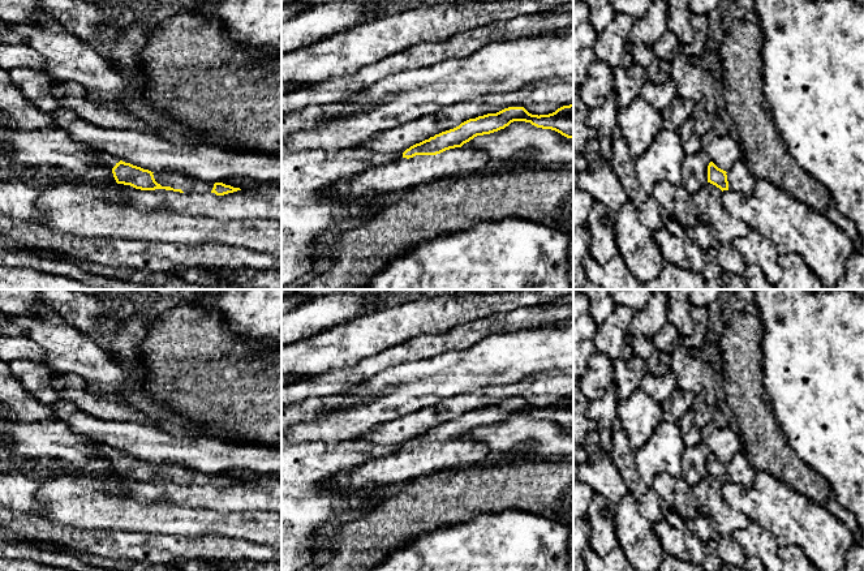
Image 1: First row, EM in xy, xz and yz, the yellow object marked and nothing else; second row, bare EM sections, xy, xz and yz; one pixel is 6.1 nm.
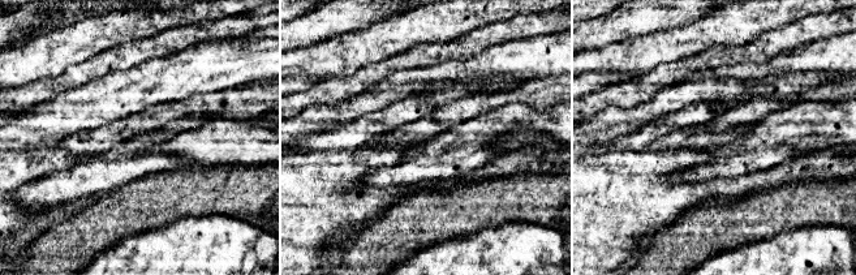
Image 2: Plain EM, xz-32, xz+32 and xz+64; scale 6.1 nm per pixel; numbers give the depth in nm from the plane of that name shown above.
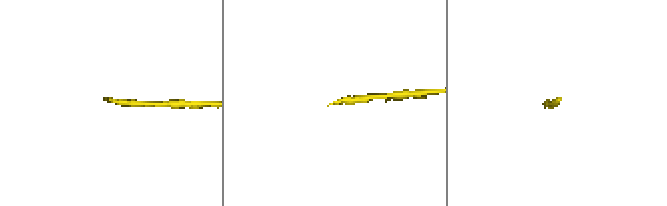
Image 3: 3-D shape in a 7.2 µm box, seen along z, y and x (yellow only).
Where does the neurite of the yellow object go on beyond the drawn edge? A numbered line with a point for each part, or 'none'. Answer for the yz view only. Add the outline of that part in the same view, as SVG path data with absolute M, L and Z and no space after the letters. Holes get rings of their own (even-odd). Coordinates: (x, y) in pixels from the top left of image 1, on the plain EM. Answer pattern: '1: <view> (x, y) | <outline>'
1: yz (739, 469) | M739 451L728 463L727 463L728 482L739 482L745 488L751 488L755 480L756 469L749 463L744 451Z

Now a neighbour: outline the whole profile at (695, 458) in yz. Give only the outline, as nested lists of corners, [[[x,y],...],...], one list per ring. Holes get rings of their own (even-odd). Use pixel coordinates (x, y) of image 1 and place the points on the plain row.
[[[702,443],[685,446],[682,454],[682,477],[693,488],[708,475],[709,448]]]

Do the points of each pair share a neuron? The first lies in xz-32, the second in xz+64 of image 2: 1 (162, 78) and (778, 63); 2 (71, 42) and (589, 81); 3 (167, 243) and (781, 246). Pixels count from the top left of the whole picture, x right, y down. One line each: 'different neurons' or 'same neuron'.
1: same neuron
2: different neurons
3: same neuron

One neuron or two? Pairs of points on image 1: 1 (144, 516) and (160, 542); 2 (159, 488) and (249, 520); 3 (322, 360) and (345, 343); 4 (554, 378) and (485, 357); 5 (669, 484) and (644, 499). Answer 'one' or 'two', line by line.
1: two
2: two
3: one
4: two
5: two

